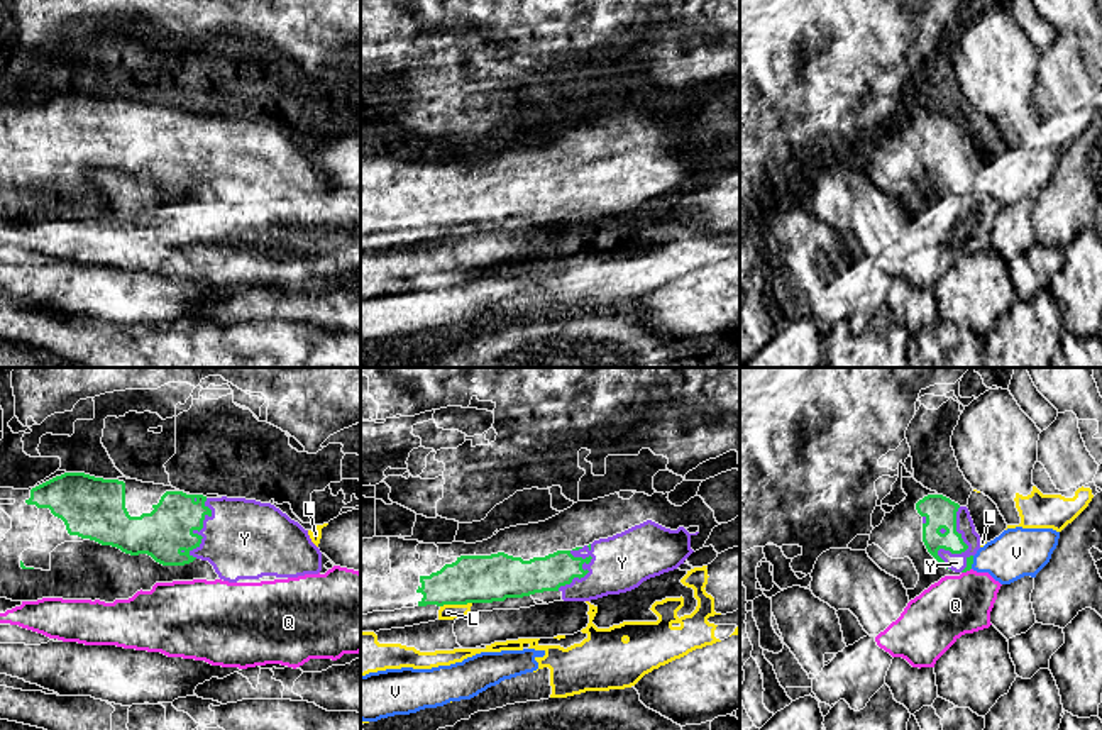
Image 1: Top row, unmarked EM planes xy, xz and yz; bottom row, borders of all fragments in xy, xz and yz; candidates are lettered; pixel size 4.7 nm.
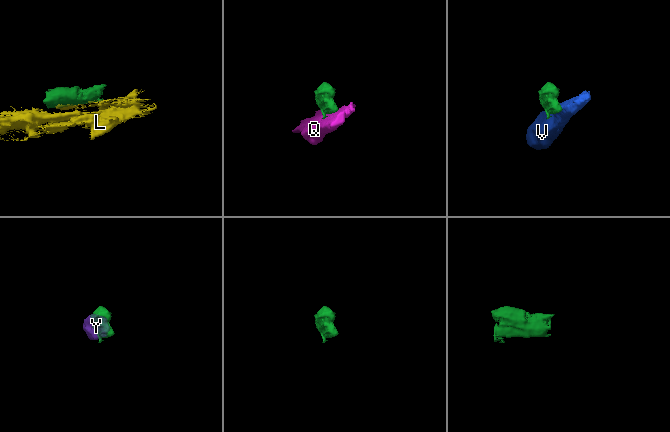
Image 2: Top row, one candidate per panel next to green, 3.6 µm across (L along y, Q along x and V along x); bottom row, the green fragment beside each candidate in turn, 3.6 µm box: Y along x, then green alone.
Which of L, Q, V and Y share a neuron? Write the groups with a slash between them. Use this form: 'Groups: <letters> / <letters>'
Groups: L V / Q / Y

